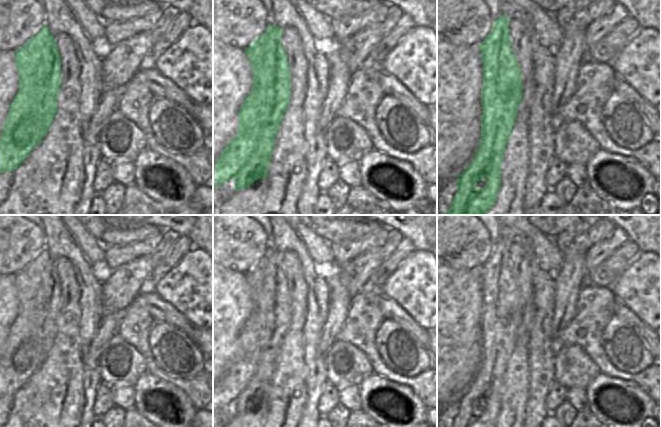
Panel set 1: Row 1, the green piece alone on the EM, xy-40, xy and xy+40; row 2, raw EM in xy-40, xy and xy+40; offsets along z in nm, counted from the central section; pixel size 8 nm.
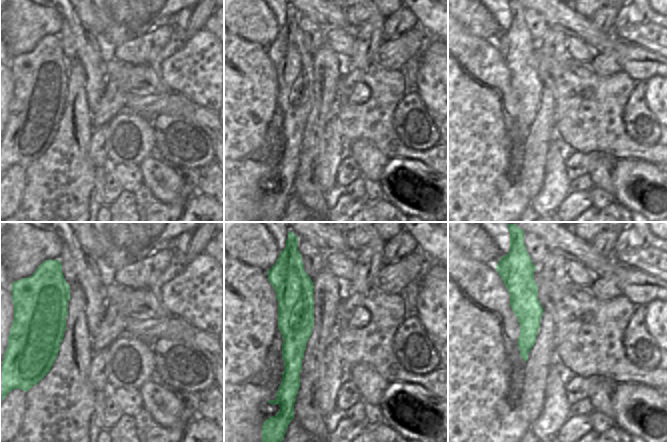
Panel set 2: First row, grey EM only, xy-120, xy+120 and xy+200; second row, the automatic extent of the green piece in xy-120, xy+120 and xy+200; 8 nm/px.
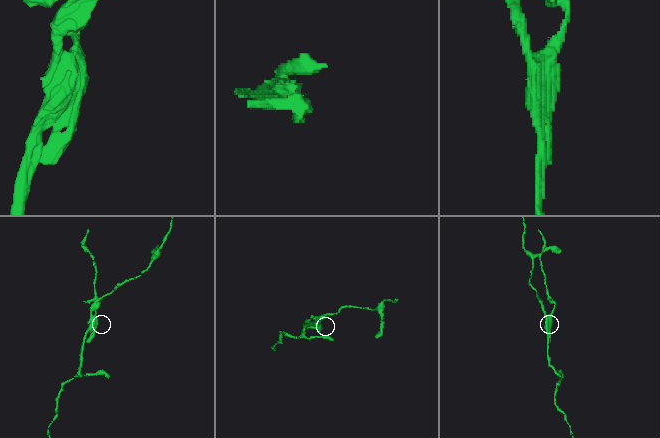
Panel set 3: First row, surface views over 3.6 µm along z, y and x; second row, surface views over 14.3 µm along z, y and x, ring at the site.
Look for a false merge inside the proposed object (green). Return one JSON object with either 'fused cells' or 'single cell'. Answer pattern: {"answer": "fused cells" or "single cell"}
{"answer": "fused cells"}

